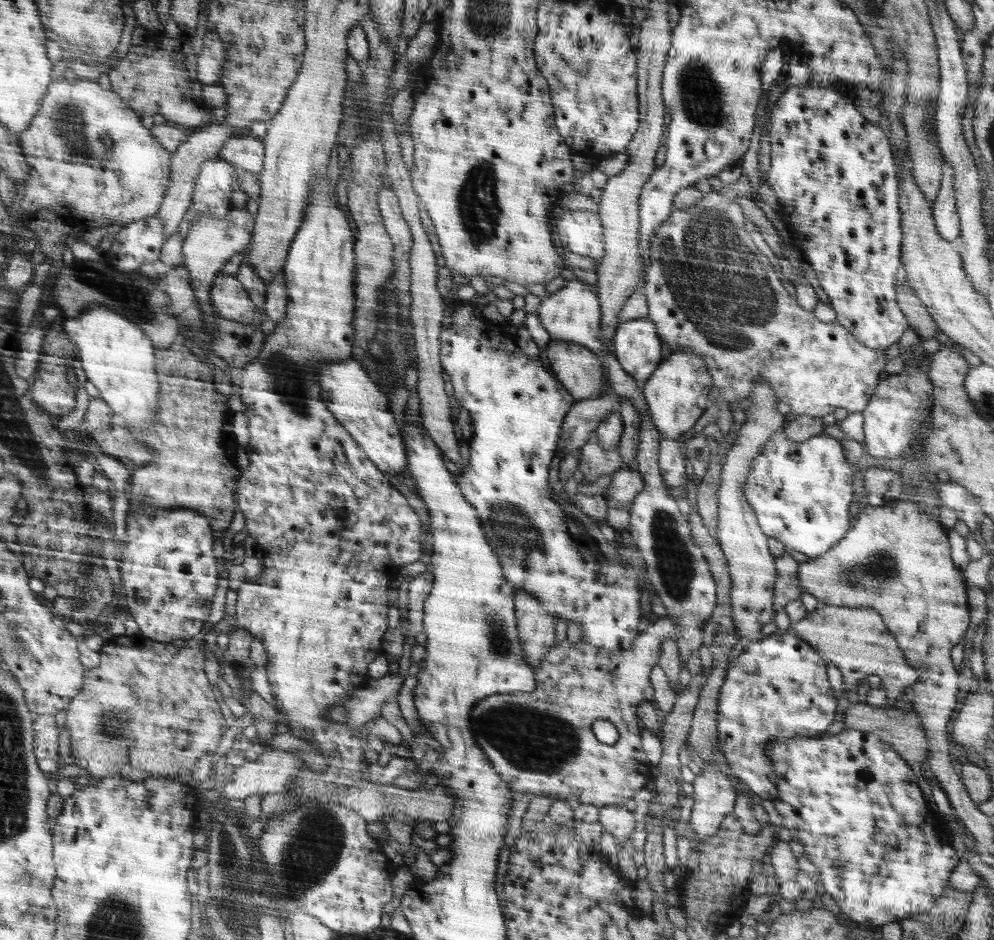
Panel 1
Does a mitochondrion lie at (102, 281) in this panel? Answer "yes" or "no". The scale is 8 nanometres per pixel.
yes

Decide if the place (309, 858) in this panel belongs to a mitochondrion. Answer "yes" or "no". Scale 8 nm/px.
yes

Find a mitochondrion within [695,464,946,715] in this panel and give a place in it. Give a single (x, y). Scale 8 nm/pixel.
(879, 570)

